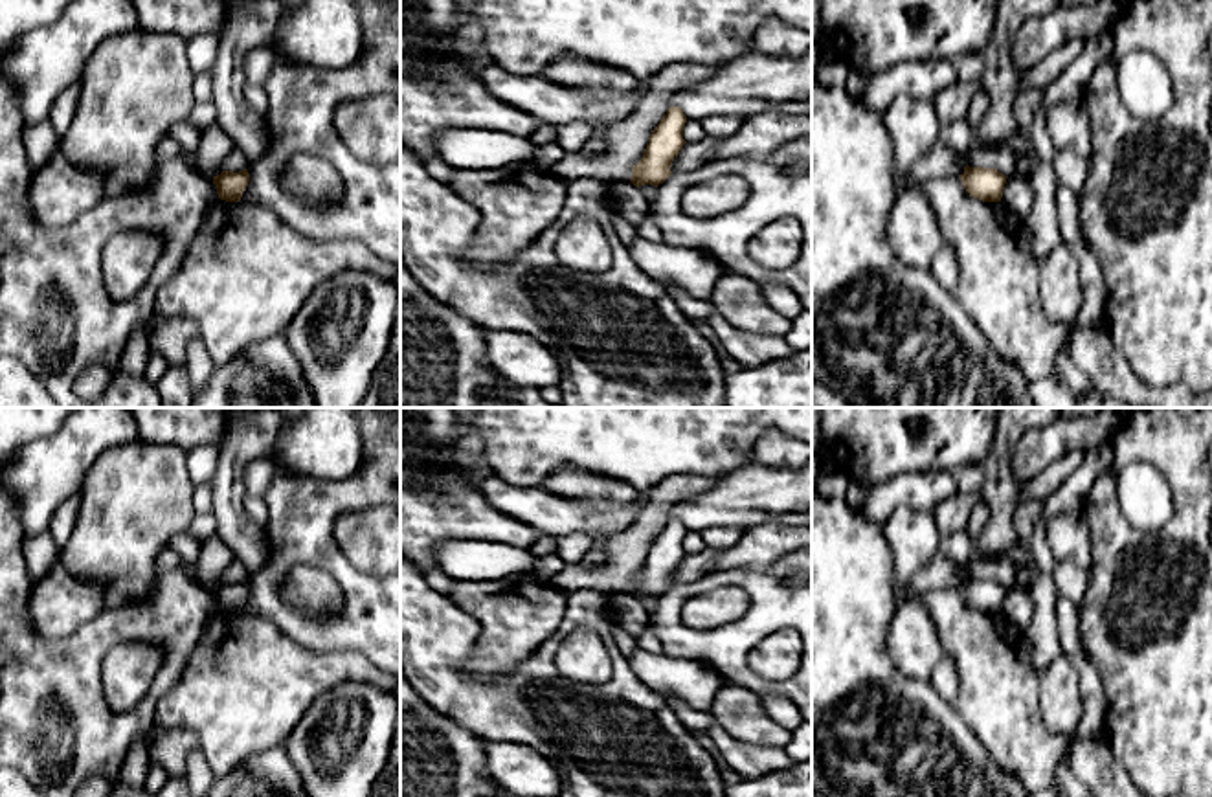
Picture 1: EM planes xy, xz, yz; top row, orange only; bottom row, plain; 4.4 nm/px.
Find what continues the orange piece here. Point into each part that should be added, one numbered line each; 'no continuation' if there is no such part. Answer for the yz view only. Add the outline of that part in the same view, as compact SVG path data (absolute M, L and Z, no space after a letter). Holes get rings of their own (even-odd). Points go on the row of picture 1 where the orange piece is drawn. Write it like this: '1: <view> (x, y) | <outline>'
no continuation

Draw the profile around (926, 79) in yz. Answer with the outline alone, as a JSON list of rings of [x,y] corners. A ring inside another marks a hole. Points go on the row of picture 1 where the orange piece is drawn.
[[[949,59],[898,62],[880,73],[872,73],[859,101],[883,116],[889,103],[900,94],[935,99],[957,81],[959,70],[955,61]]]

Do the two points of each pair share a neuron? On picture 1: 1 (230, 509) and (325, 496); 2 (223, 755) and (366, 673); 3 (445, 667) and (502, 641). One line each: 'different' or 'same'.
1: different
2: same
3: different

